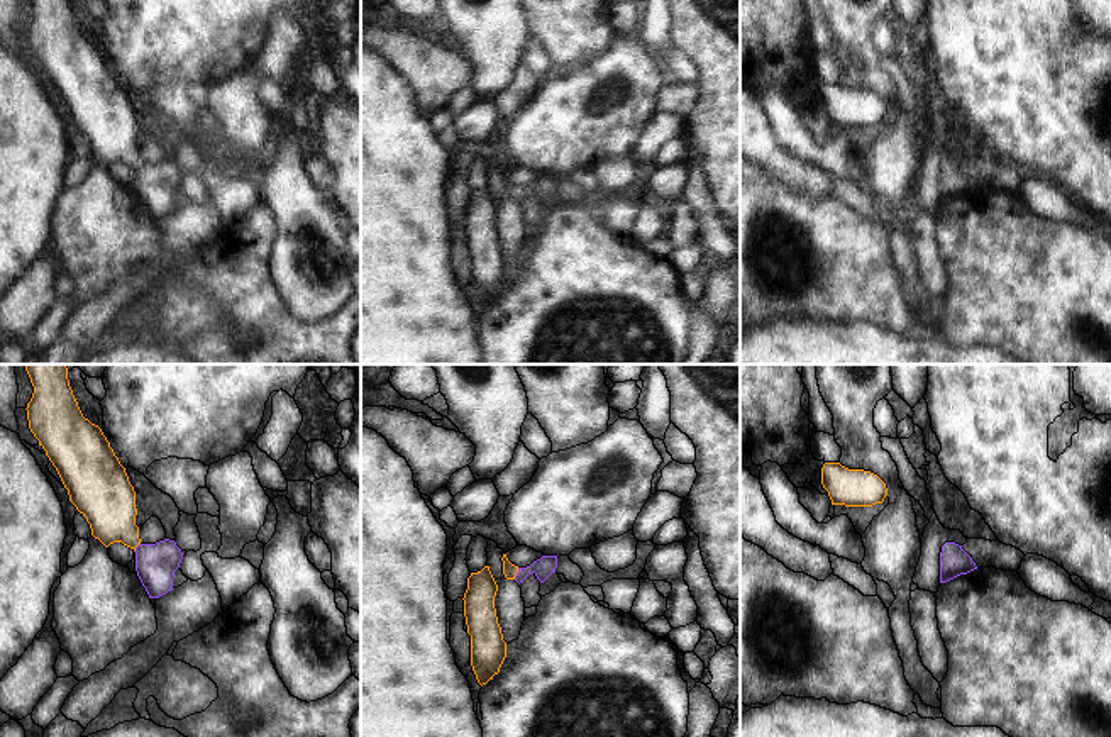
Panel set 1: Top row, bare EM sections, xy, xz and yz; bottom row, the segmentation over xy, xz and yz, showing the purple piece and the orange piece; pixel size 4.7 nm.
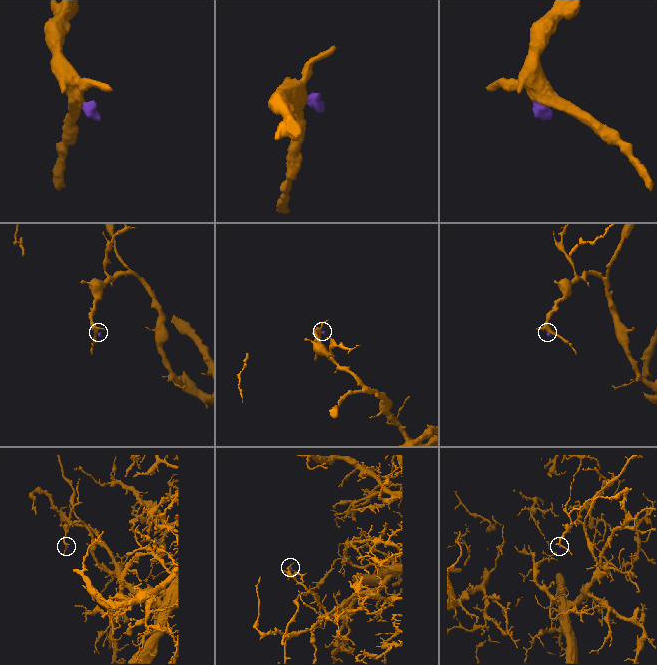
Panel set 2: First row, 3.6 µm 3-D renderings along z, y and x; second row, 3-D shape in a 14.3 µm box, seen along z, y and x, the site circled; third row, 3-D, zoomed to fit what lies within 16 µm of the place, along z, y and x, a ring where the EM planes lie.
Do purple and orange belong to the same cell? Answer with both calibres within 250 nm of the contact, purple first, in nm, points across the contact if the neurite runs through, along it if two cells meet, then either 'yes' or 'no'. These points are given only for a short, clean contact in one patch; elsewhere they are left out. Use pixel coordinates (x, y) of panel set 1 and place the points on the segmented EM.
90/70 nm | across xz (544, 566), (517, 573), (510, 570) | yes

